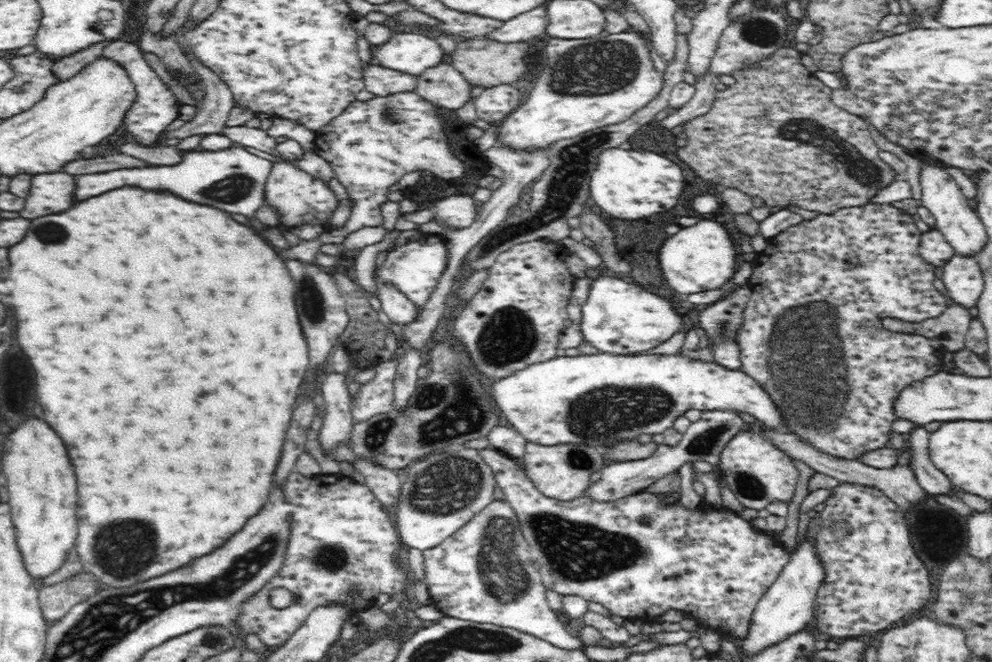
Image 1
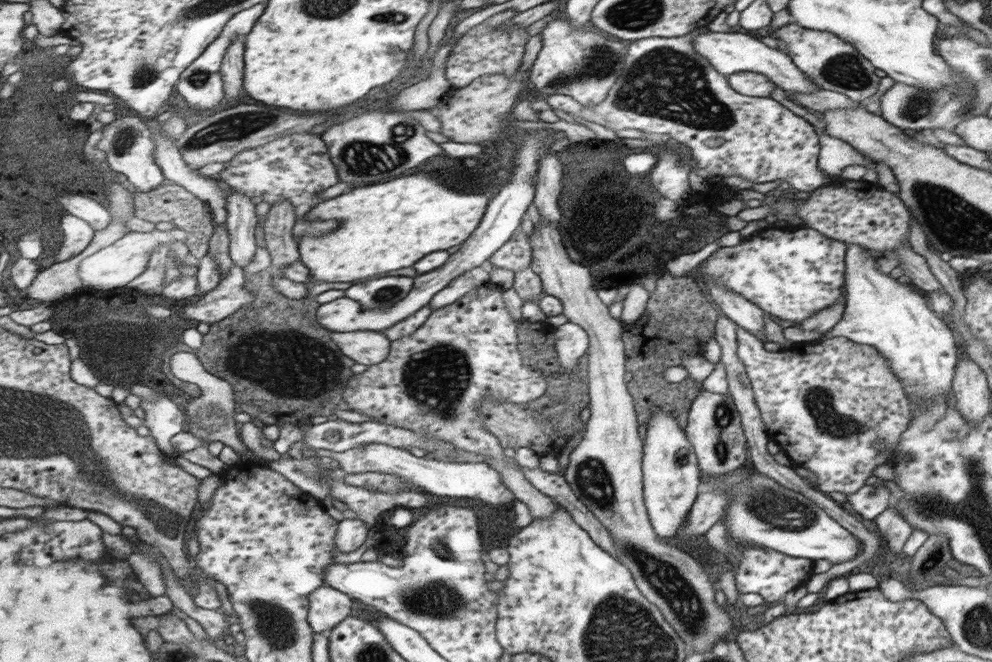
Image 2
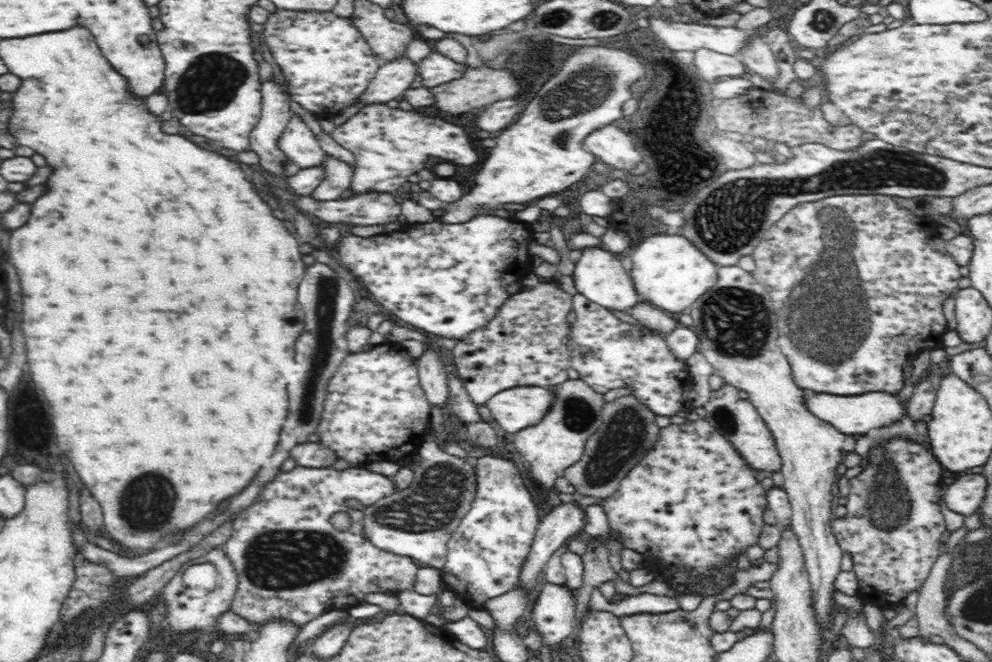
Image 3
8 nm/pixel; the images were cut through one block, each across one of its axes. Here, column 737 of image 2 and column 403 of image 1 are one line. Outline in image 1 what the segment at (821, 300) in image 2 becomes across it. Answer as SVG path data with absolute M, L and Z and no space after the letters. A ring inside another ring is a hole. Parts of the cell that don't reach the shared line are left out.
M422 234L418 239L408 241L388 249L388 254L380 266L375 266L373 277L377 284L392 284L402 294L408 297L414 305L422 308L428 298L432 296L440 276L448 266L448 247L443 236L436 234Z

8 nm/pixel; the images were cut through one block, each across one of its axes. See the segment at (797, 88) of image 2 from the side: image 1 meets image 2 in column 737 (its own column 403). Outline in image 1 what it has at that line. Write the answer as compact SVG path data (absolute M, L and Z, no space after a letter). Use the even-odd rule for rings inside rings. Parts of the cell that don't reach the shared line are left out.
M412 32L393 33L388 42L373 46L372 53L374 63L384 68L418 76L442 62L444 51L438 41Z

